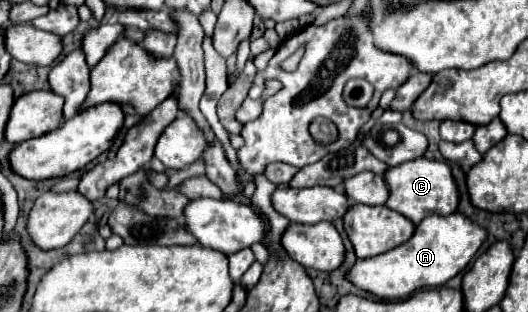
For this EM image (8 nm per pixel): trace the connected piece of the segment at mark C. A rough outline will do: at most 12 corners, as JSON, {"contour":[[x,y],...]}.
{"contour":[[426,157],[390,167],[386,207],[414,225],[458,207],[450,167]]}

